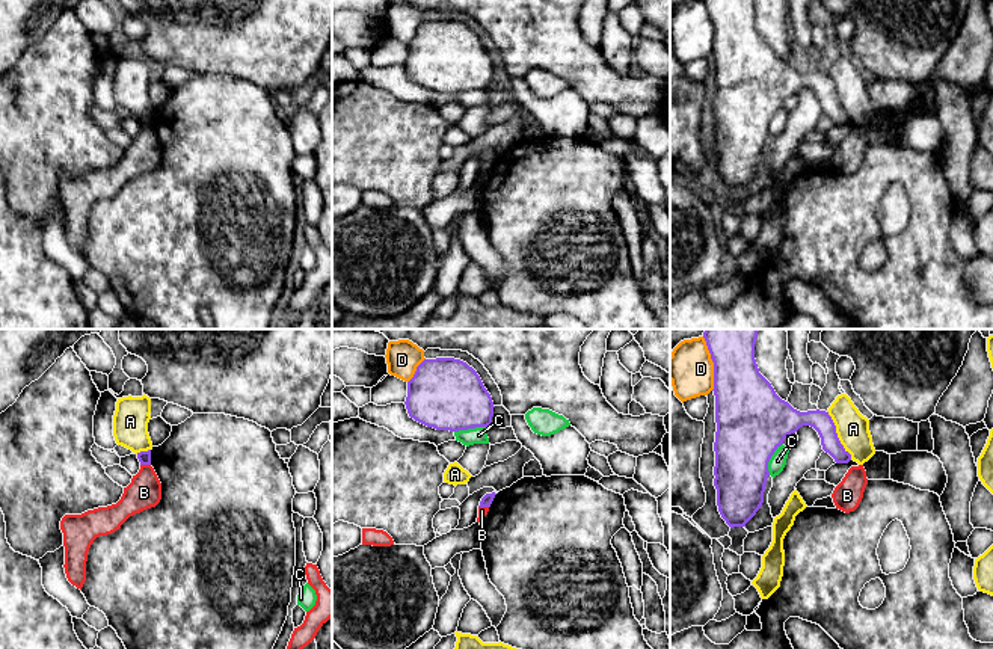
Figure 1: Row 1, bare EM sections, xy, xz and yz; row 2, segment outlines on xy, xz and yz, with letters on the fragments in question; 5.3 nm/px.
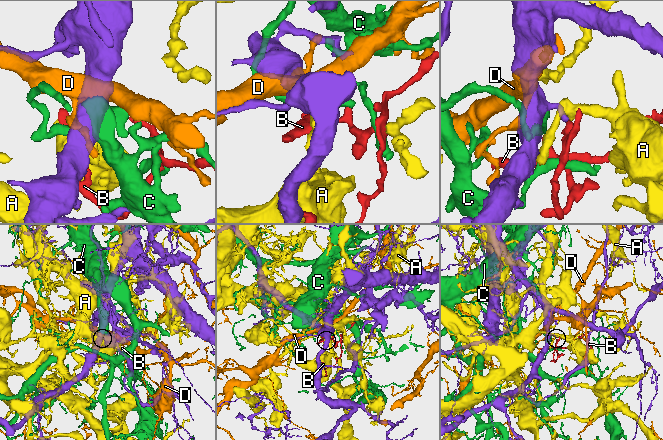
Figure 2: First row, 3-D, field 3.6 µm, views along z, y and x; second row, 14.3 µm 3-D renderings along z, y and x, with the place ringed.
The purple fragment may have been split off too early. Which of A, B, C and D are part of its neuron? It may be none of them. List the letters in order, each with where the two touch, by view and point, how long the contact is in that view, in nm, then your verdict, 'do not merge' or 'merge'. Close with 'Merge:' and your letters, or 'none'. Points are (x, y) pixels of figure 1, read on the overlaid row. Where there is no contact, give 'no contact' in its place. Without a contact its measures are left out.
A: yz (836, 435) | 300 nm | do not merge
B: xy (145, 464) | 60 nm | do not merge
C: yz (770, 458) | 190 nm | do not merge
D: yz (714, 364) | 300 nm | do not merge
Merge: none

